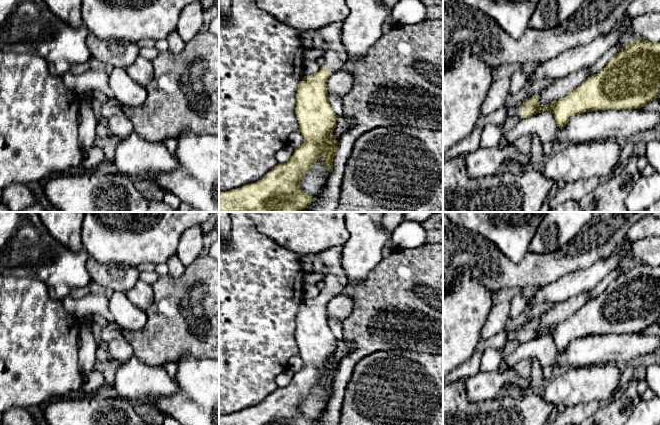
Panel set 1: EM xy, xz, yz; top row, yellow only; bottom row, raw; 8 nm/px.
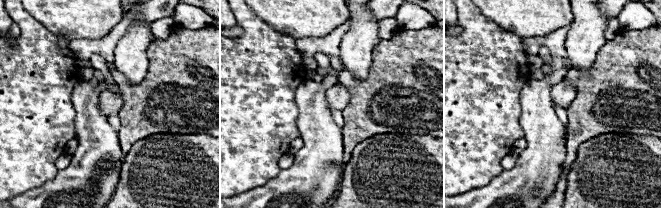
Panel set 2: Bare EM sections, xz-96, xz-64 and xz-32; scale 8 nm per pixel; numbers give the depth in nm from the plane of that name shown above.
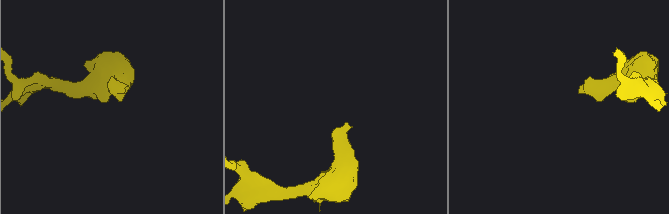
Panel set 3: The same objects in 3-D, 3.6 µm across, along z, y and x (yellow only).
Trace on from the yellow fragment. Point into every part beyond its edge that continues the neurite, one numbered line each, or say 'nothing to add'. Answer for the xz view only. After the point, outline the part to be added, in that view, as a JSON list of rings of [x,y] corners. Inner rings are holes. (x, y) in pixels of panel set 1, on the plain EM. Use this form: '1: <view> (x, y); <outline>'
1: xz (335, 280); [[[337,245],[317,254],[318,259],[327,269],[323,280],[325,283],[324,289],[330,293],[332,298],[342,292],[348,284],[348,280],[341,267],[342,250],[343,246]]]

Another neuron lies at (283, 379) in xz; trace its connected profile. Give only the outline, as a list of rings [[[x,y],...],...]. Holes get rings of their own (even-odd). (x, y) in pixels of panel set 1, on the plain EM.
[[[287,368],[284,372],[277,375],[275,378],[275,383],[277,384],[278,388],[288,386],[294,377],[294,374],[295,373],[293,371]]]

